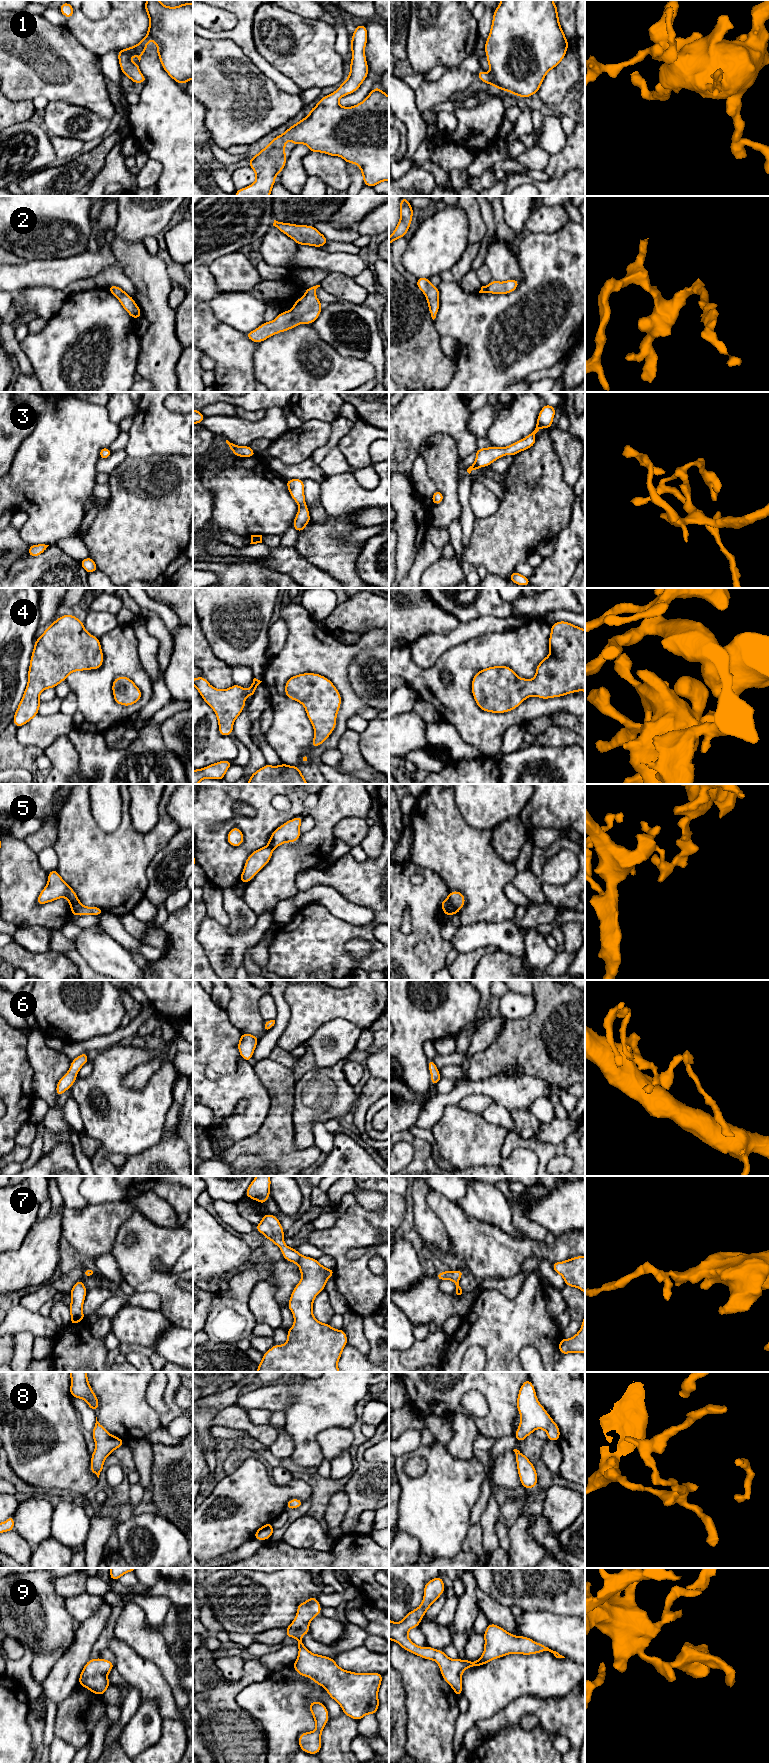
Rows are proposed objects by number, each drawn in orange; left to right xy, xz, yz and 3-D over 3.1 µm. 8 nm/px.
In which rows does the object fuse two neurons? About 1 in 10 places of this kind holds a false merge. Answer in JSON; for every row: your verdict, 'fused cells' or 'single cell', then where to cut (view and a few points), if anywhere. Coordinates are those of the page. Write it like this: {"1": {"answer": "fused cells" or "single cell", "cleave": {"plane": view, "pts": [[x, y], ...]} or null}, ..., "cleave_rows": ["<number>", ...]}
{"1": {"answer": "single cell", "cleave": null}, "2": {"answer": "single cell", "cleave": null}, "3": {"answer": "single cell", "cleave": null}, "4": {"answer": "single cell", "cleave": null}, "5": {"answer": "fused cells", "cleave": {"plane": "xy", "pts": [[77, 897], [71, 909], [72, 914]]}}, "6": {"answer": "single cell", "cleave": null}, "7": {"answer": "single cell", "cleave": null}, "8": {"answer": "single cell", "cleave": null}, "9": {"answer": "single cell", "cleave": null}, "cleave_rows": ["5"]}

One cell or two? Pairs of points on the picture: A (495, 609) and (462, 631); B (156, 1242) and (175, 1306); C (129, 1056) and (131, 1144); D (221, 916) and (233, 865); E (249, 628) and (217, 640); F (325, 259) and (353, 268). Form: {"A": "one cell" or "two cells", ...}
{"A": "two cells", "B": "one cell", "C": "one cell", "D": "two cells", "E": "one cell", "F": "one cell"}

